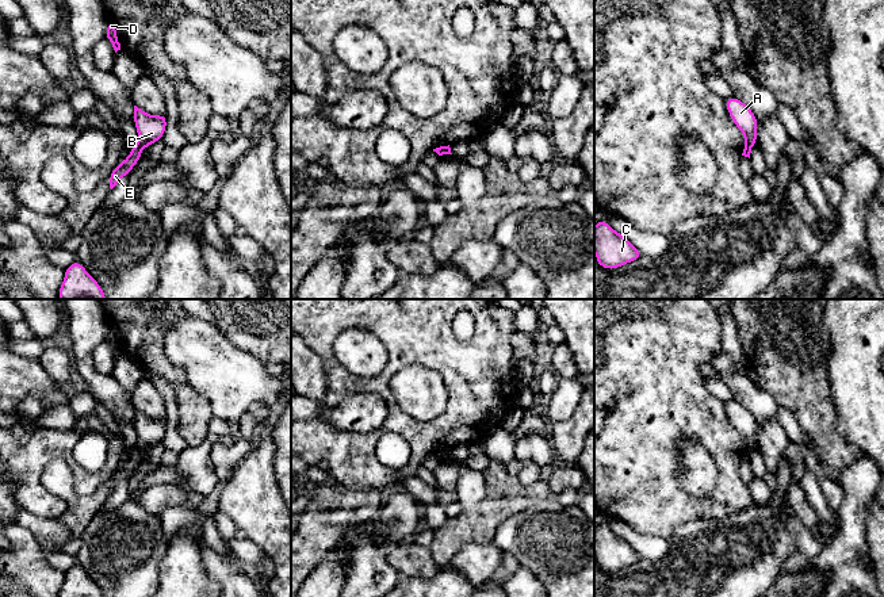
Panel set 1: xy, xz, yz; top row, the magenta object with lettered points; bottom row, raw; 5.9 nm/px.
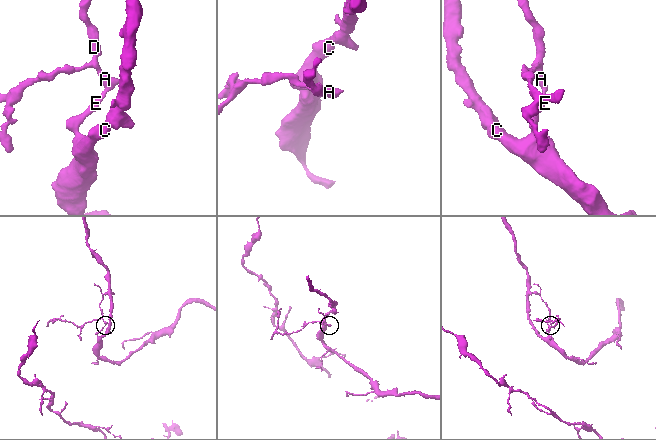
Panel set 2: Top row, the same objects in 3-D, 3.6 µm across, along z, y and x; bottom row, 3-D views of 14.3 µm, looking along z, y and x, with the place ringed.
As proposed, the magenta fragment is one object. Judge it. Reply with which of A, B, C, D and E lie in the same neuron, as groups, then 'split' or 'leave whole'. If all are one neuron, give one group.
A B D / C E; split

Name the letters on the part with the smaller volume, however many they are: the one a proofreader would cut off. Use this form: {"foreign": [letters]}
{"foreign": ["A", "B", "D"]}

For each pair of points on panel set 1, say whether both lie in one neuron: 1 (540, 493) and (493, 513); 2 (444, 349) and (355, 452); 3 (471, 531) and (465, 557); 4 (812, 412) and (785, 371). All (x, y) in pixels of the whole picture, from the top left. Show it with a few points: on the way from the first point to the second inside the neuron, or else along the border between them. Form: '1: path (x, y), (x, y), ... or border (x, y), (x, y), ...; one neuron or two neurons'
1: path (528, 494), (509, 497), (505, 501); one neuron
2: path (409, 351), (385, 377), (390, 423); one neuron
3: border (490, 540), (485, 543), (466, 543), (448, 563); two neurons
4: path (811, 402), (806, 391), (795, 381); one neuron

